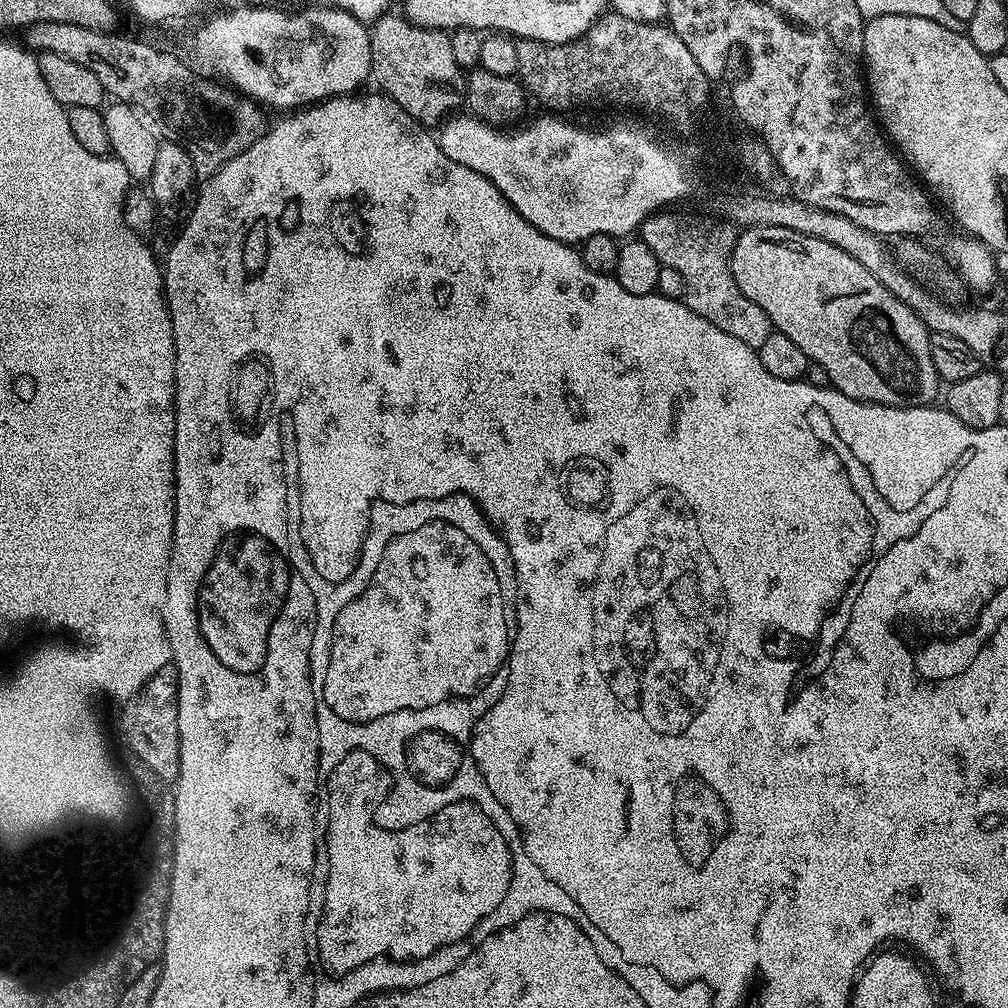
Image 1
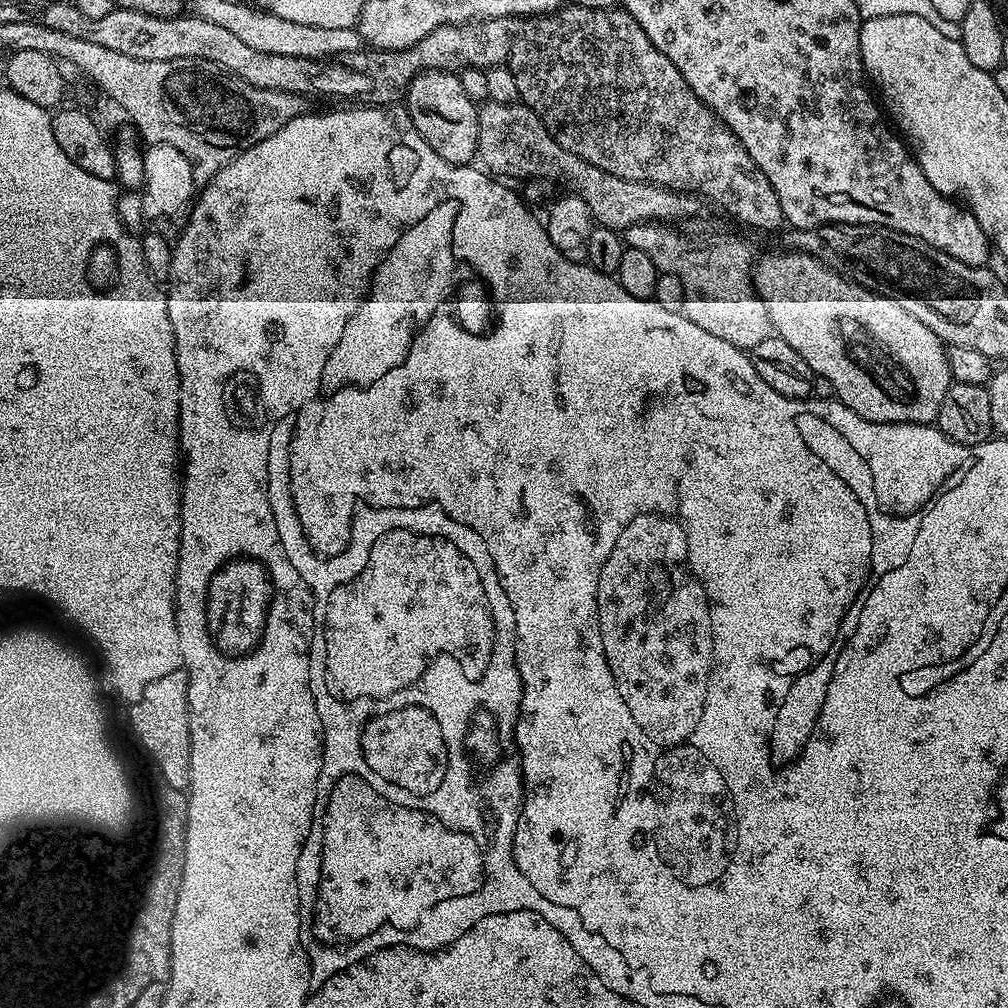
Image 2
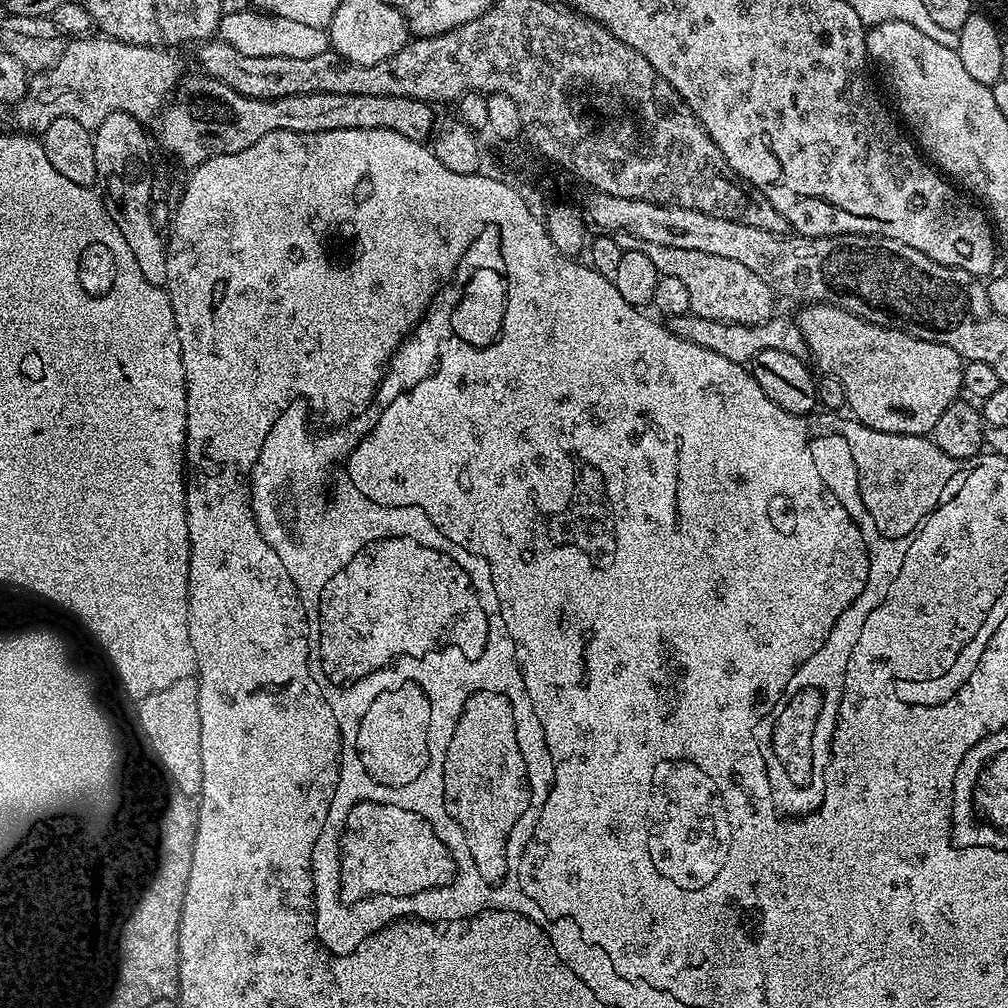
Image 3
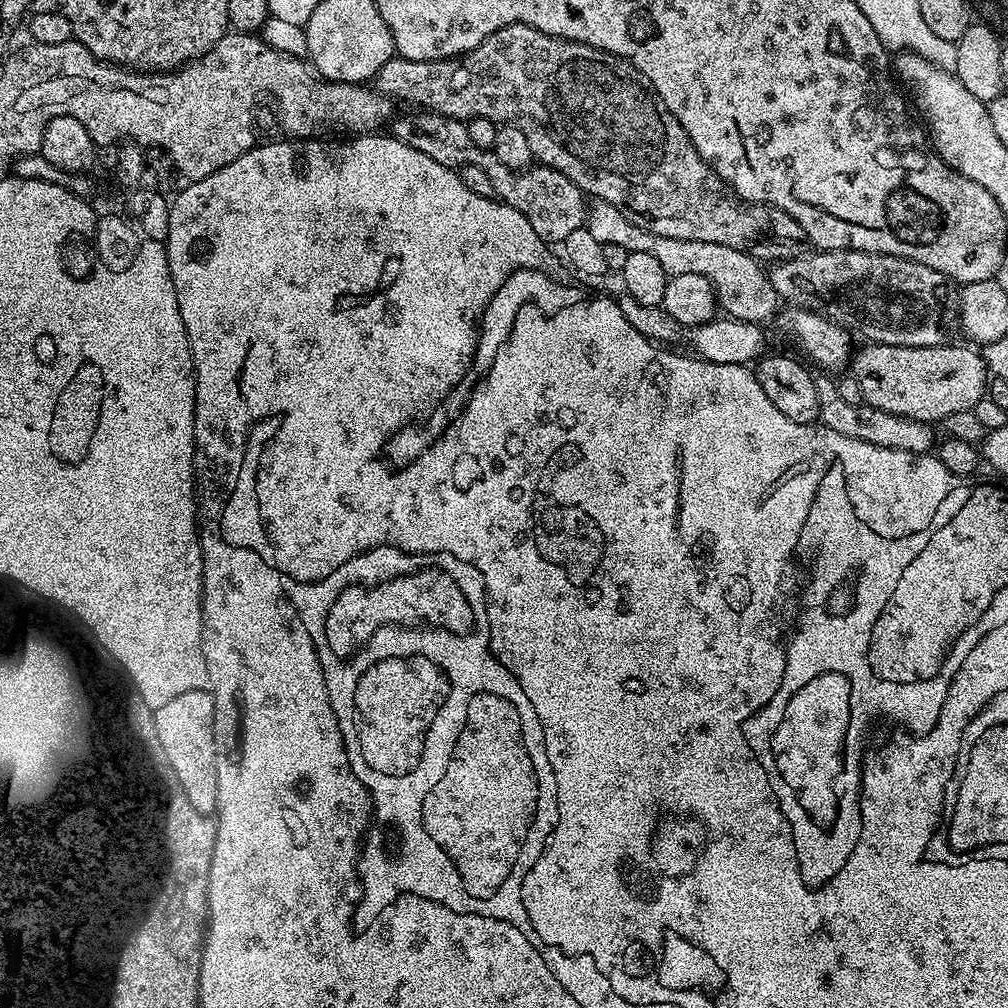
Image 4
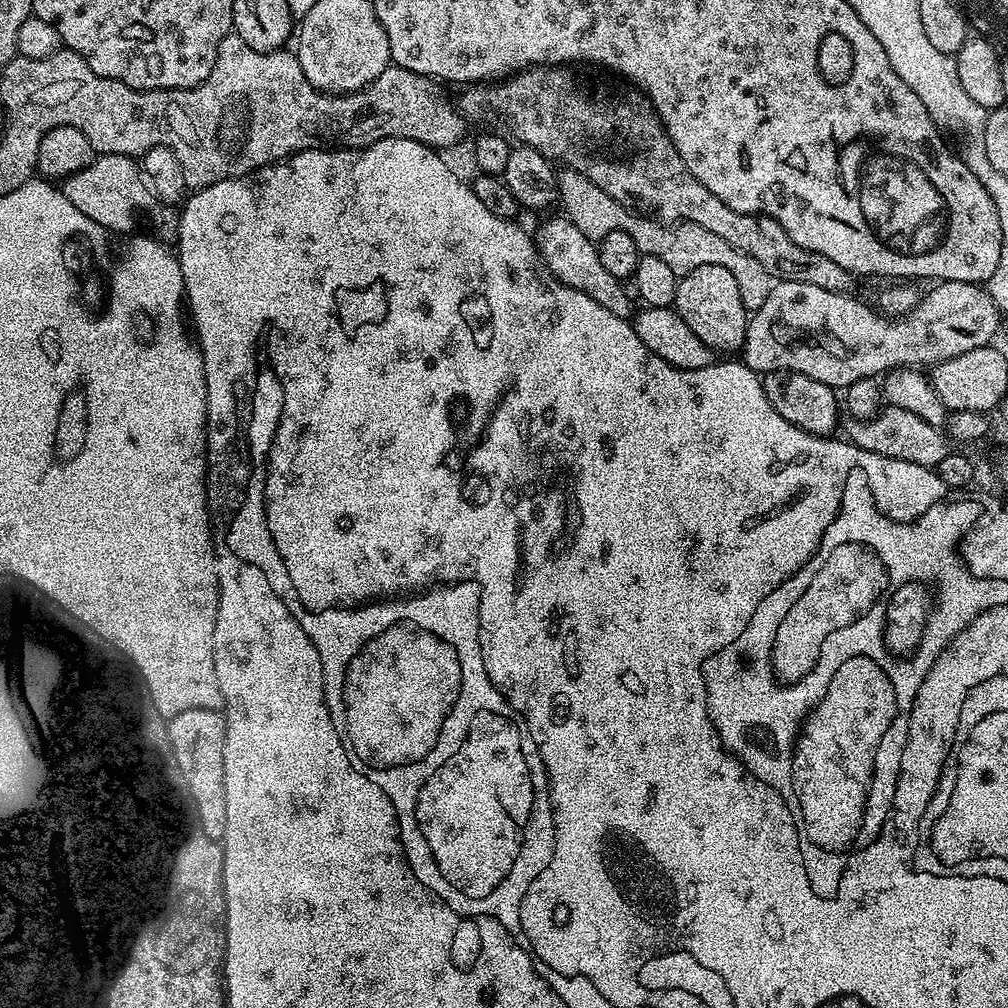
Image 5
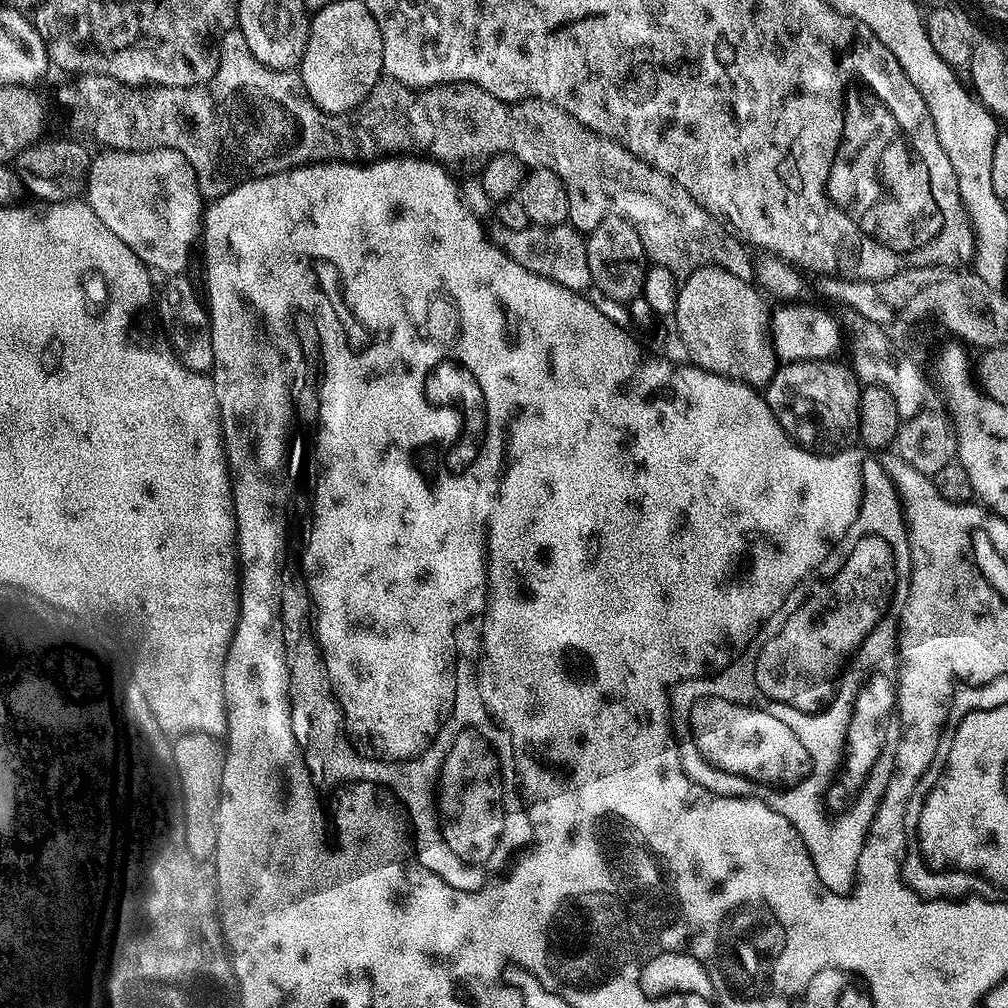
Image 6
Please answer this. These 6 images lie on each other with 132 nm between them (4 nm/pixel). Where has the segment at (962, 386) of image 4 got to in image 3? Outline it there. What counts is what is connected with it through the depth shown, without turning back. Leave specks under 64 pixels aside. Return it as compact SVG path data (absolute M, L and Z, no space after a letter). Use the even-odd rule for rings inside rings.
M819 302L801 307L800 316L798 315L798 323L802 334L805 336L805 344L810 353L810 360L813 365L823 375L833 376L842 384L845 390L845 402L847 411L851 413L860 423L865 424L867 428L873 428L879 432L889 432L890 434L902 434L903 436L922 436L927 437L934 430L934 422L938 422L938 418L942 418L942 413L946 411L946 406L950 406L955 400L961 399L962 393L962 370L966 361L962 359L954 350L950 350L950 346L939 344L938 342L926 342L922 338L912 336L909 332L902 331L901 328L887 328L886 326L878 326L866 322L862 318L858 318L854 314L850 314L846 310L842 310L837 304L821 304Z

